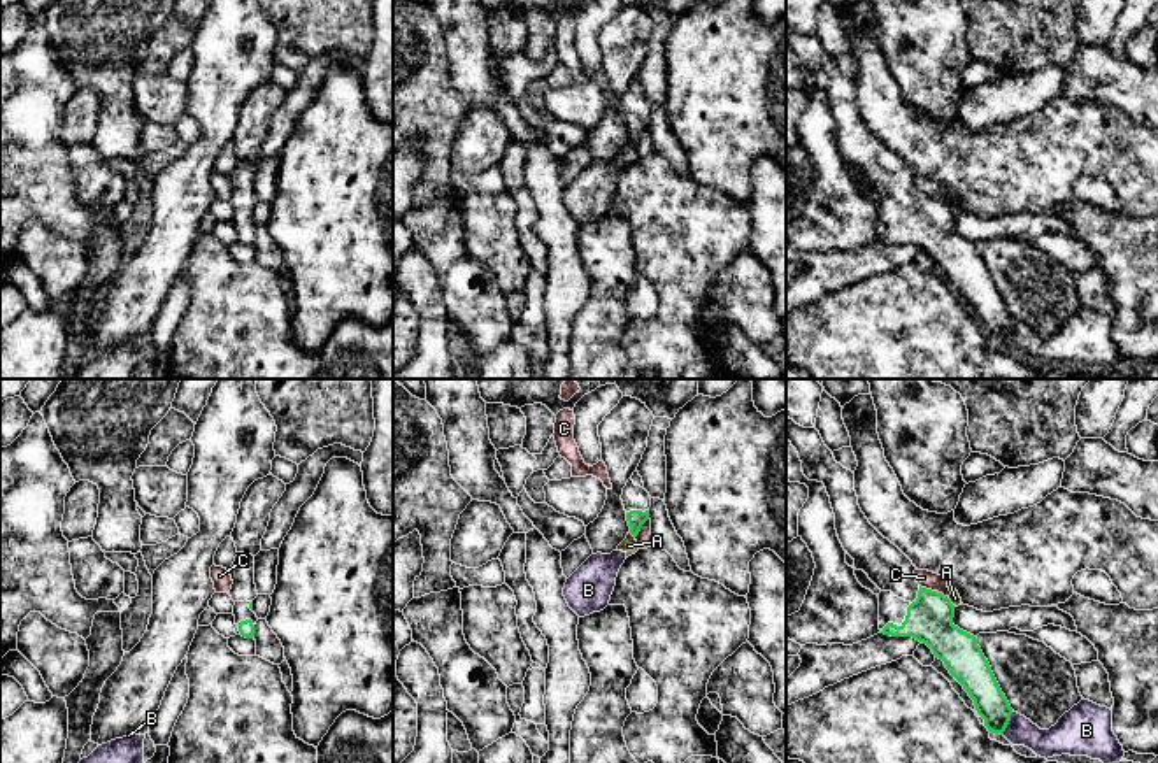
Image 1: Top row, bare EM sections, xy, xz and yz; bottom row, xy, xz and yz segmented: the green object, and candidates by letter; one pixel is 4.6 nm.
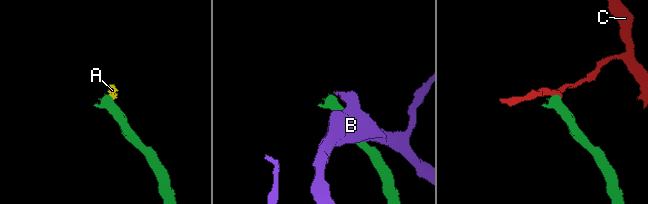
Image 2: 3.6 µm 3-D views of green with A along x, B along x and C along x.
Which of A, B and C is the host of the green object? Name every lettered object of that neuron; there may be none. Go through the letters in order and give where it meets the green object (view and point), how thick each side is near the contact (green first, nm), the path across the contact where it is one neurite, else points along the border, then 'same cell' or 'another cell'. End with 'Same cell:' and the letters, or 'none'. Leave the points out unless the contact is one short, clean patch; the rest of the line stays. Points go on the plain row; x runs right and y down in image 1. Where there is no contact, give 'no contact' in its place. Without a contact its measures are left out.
A: meets green in yz at (950, 209); 220 nm thick on the green side, 50 nm on the other; border along yz (948, 206), (955, 213); another cell
B: meets green in yz at (1007, 330); 150 nm thick on the green side, 140 nm on the other; another cell
C: meets green in yz at (934, 199); 220 nm thick on the green side, 80 nm on the other; border along yz (920, 192), (941, 199), (948, 206); another cell
Same cell: none

